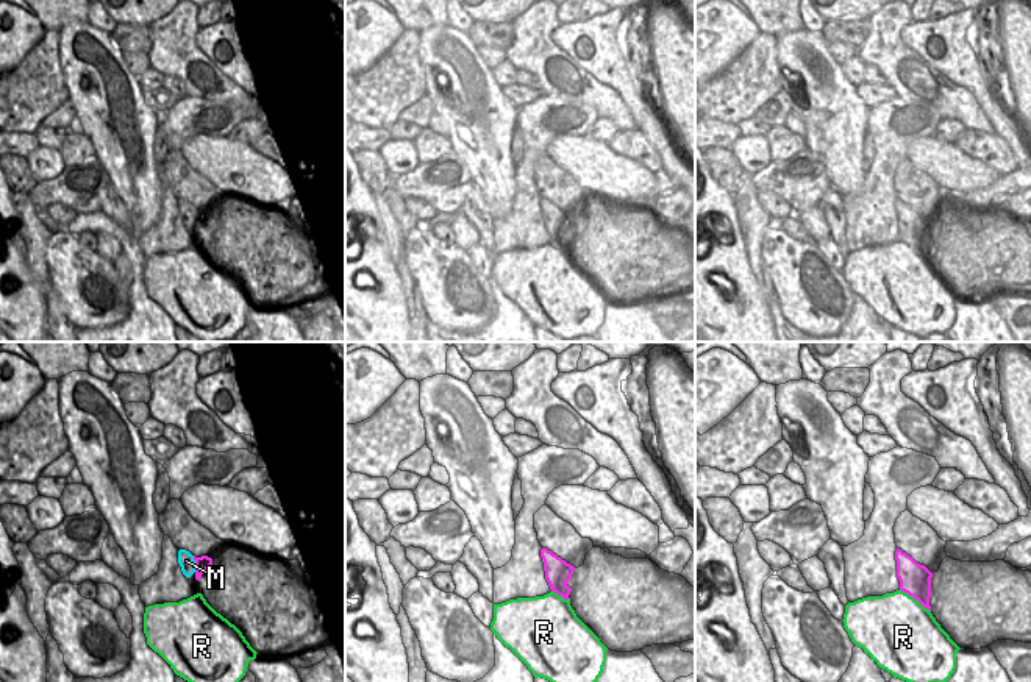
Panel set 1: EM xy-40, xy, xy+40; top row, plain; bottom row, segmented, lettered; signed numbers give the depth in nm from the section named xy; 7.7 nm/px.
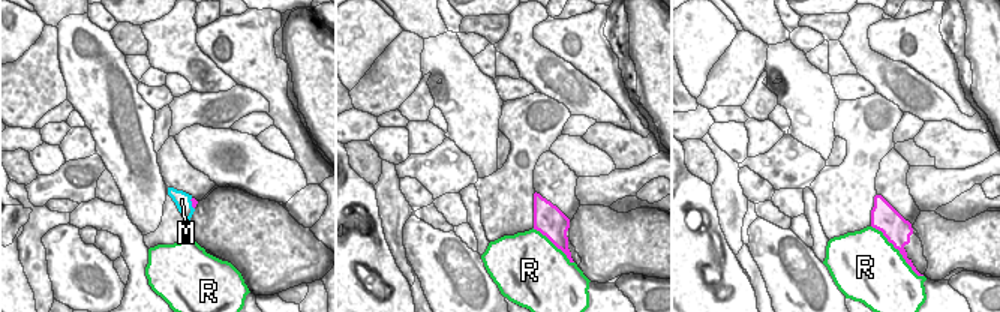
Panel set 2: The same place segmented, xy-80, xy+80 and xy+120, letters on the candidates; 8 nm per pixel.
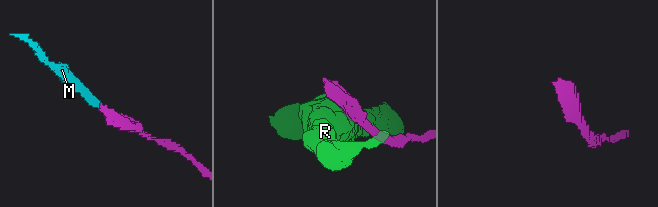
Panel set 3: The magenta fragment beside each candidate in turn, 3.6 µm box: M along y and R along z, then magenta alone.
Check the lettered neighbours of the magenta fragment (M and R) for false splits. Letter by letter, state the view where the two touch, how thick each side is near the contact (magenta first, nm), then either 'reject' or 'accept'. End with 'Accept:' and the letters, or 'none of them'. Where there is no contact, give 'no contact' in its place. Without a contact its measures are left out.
M: xy-40 | 120/120 nm | accept
R: xy+40 | 240/480 nm | reject
Accept: M

